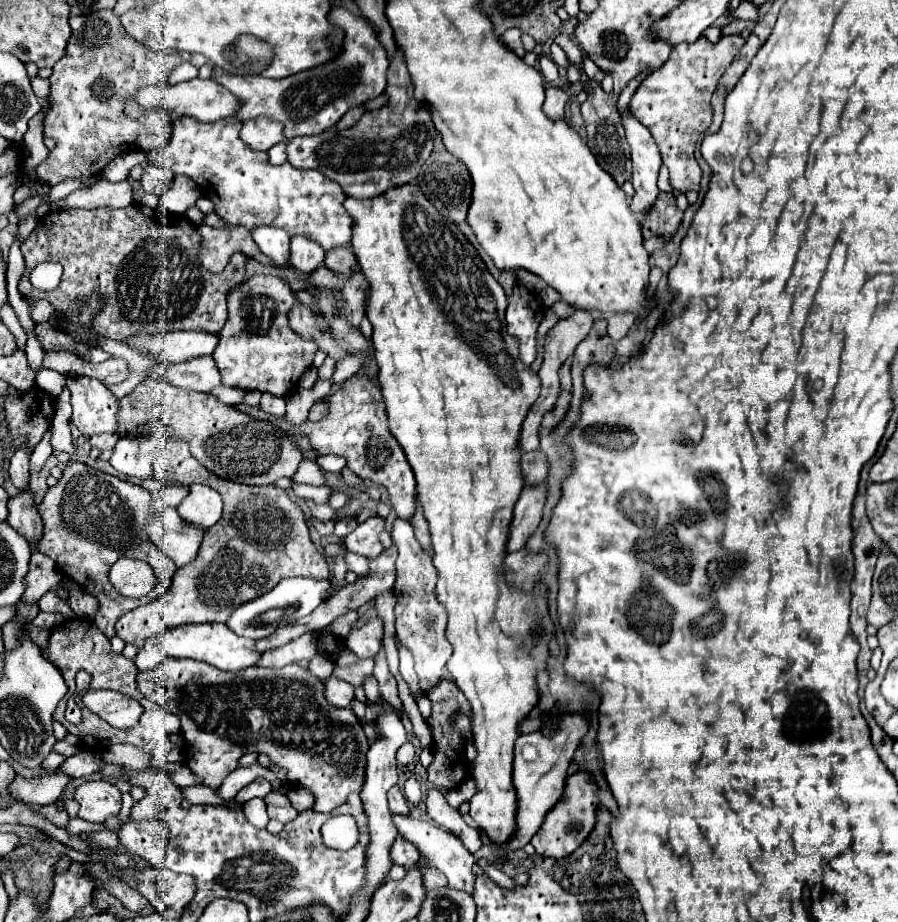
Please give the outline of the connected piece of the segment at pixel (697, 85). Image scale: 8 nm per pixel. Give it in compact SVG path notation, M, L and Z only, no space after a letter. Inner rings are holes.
M700 36L692 44L676 44L662 68L654 70L654 74L638 86L630 100L632 116L650 130L662 152L664 166L670 170L670 186L682 194L698 190L700 186L702 168L696 162L694 150L702 140L702 134L712 124L714 110L710 98L718 86L718 80L732 64L742 44L742 36L722 36L718 44L710 44L706 36Z

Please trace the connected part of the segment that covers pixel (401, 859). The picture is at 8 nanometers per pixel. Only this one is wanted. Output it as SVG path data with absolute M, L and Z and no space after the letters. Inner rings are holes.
M398 838L396 844L392 846L392 860L394 860L394 864L400 864L408 870L408 868L412 868L412 864L416 864L420 860L420 852L416 850L414 844L406 842L404 838Z

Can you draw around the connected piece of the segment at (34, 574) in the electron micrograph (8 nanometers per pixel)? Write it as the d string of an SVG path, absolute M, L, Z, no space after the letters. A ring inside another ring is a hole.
M34 552L30 560L30 572L26 576L26 592L22 600L40 600L48 590L56 588L62 580L56 562L52 562L46 554Z

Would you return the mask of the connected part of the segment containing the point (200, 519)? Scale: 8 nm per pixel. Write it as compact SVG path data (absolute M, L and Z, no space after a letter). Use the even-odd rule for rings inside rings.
M192 484L190 494L178 506L178 512L190 524L204 524L204 528L210 528L222 518L222 498L206 484Z

